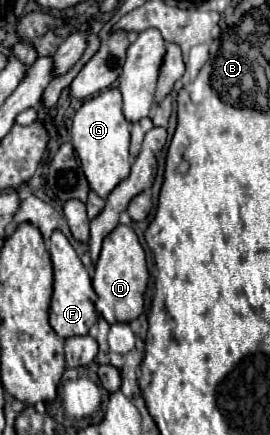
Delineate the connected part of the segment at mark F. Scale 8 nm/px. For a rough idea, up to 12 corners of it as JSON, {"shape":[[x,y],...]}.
{"shape":[[55,230],[49,322],[61,338],[89,334],[95,290],[69,240]]}

